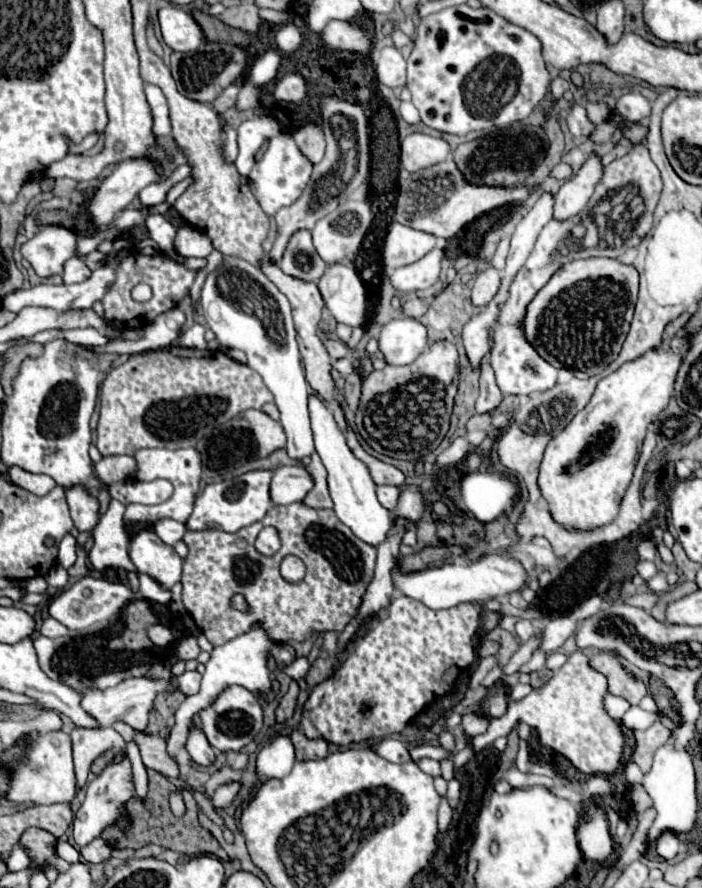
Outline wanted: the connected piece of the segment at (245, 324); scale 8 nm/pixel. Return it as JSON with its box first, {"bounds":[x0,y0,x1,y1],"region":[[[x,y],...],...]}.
{"bounds":[201,257,315,459],"region":[[[225,257],[223,265],[215,271],[209,273],[205,279],[205,285],[201,289],[201,305],[203,305],[203,317],[207,325],[213,329],[217,335],[215,341],[209,343],[211,349],[217,349],[219,345],[225,345],[229,349],[241,349],[247,355],[247,365],[255,369],[269,391],[275,395],[275,405],[281,411],[281,425],[287,435],[287,453],[293,459],[303,459],[315,451],[313,445],[313,435],[311,435],[311,423],[309,423],[309,383],[303,373],[303,363],[299,355],[299,347],[295,341],[295,327],[291,321],[291,305],[287,297],[263,275],[263,271],[255,265],[251,265],[245,259],[239,257]]]}

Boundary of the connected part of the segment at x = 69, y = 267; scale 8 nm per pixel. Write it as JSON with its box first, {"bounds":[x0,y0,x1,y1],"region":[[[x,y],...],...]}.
{"bounds":[63,257,91,283],"region":[[[81,257],[69,259],[63,265],[63,281],[65,283],[81,283],[91,275],[91,269],[85,265],[85,261]]]}

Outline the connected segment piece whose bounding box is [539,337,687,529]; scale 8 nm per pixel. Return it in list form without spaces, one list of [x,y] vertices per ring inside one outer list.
[[[673,337],[667,351],[649,351],[647,355],[641,355],[639,359],[625,363],[615,373],[601,379],[591,401],[571,419],[571,423],[561,433],[557,433],[551,439],[541,463],[539,489],[547,499],[549,511],[557,523],[561,523],[563,527],[591,529],[607,525],[617,517],[619,503],[625,495],[625,489],[629,487],[635,463],[639,459],[647,425],[653,419],[657,419],[657,415],[667,407],[669,397],[673,393],[675,375],[679,363],[683,361],[685,345],[685,337]]]

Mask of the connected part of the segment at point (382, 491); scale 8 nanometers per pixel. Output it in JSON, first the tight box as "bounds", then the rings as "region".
{"bounds":[377,485,401,511],"region":[[[381,485],[381,487],[377,487],[377,497],[379,497],[381,505],[383,505],[385,509],[389,509],[389,511],[393,511],[393,509],[397,507],[399,493],[401,493],[401,491],[399,491],[397,487],[393,487],[393,485]]]}

